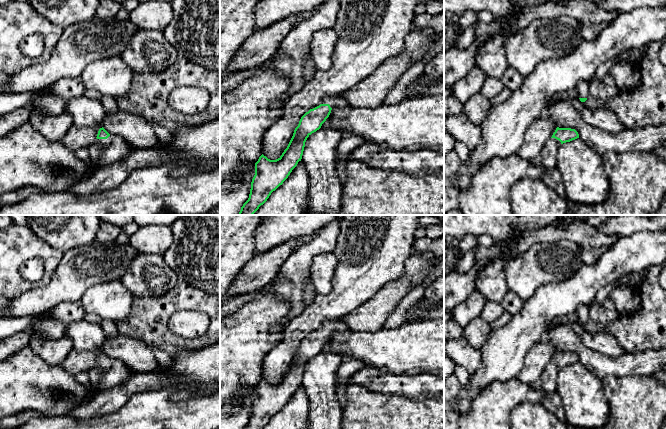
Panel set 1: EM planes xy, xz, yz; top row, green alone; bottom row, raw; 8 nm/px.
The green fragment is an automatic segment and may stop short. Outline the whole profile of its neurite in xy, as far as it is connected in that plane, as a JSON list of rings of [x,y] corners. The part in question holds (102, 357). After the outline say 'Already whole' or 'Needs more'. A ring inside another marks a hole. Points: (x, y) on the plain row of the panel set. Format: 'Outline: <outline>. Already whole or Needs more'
Outline: [[[103,351],[99,353],[96,365],[89,372],[90,382],[99,383],[102,390],[113,388],[130,378],[133,372],[117,359],[109,358]]]. Needs more

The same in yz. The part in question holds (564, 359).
Outline: [[[557,351],[551,363],[542,375],[535,382],[531,383],[531,386],[546,393],[556,391],[559,370],[577,362],[579,362],[579,358],[575,353]]]. Needs more

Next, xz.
Outline: [[[342,318],[325,320],[319,330],[301,341],[287,372],[278,383],[270,384],[262,378],[255,387],[249,422],[243,429],[263,429],[301,385],[307,362],[321,352],[333,332],[346,330]]]. Needs more

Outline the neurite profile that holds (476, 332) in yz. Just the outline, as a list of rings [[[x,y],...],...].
[[[480,316],[472,319],[464,327],[464,338],[475,349],[481,349],[492,331],[490,323]]]

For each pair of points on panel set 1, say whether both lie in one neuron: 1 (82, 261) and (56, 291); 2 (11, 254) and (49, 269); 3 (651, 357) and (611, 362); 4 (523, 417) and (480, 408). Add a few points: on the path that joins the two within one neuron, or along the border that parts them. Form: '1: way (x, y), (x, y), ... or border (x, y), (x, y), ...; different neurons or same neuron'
1: way (79, 268), (63, 284); same neuron
2: way (22, 252), (39, 252), (45, 258); same neuron
3: way (641, 362), (621, 362); same neuron
4: border (531, 403), (520, 403), (511, 412), (509, 418); different neurons

